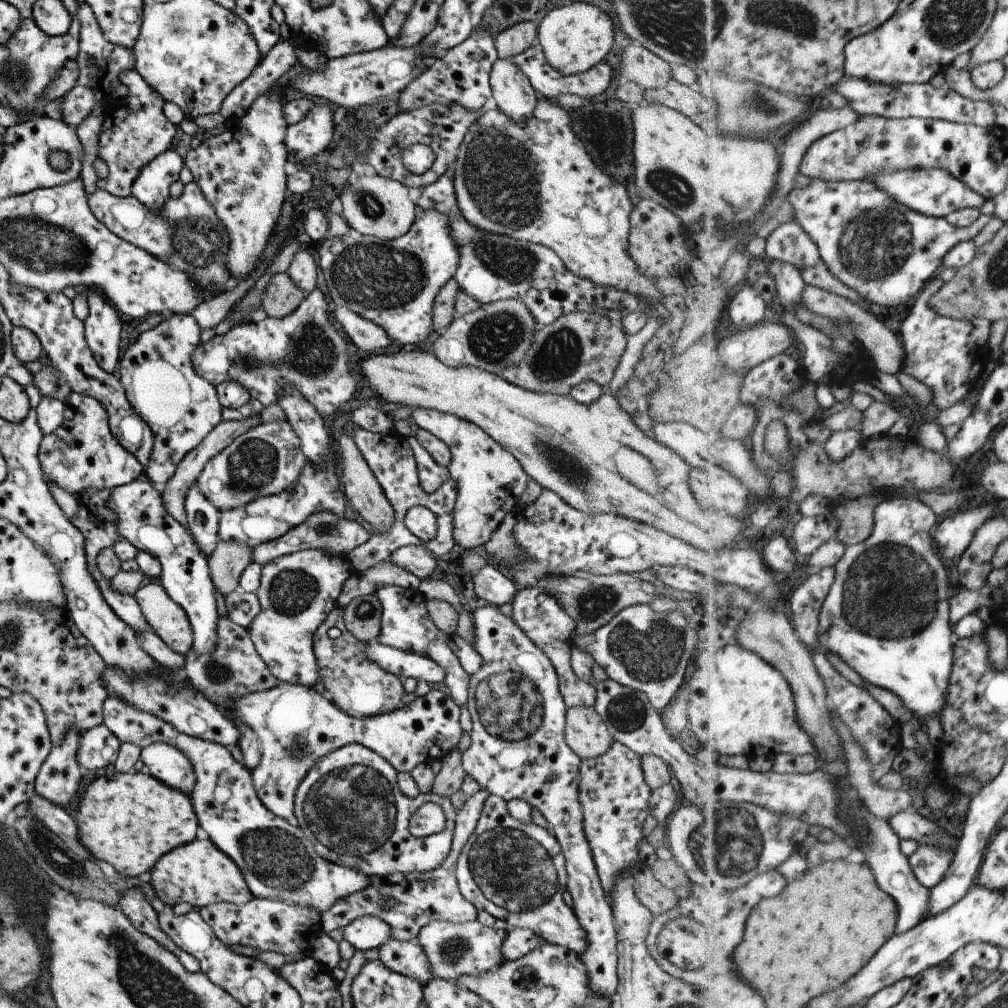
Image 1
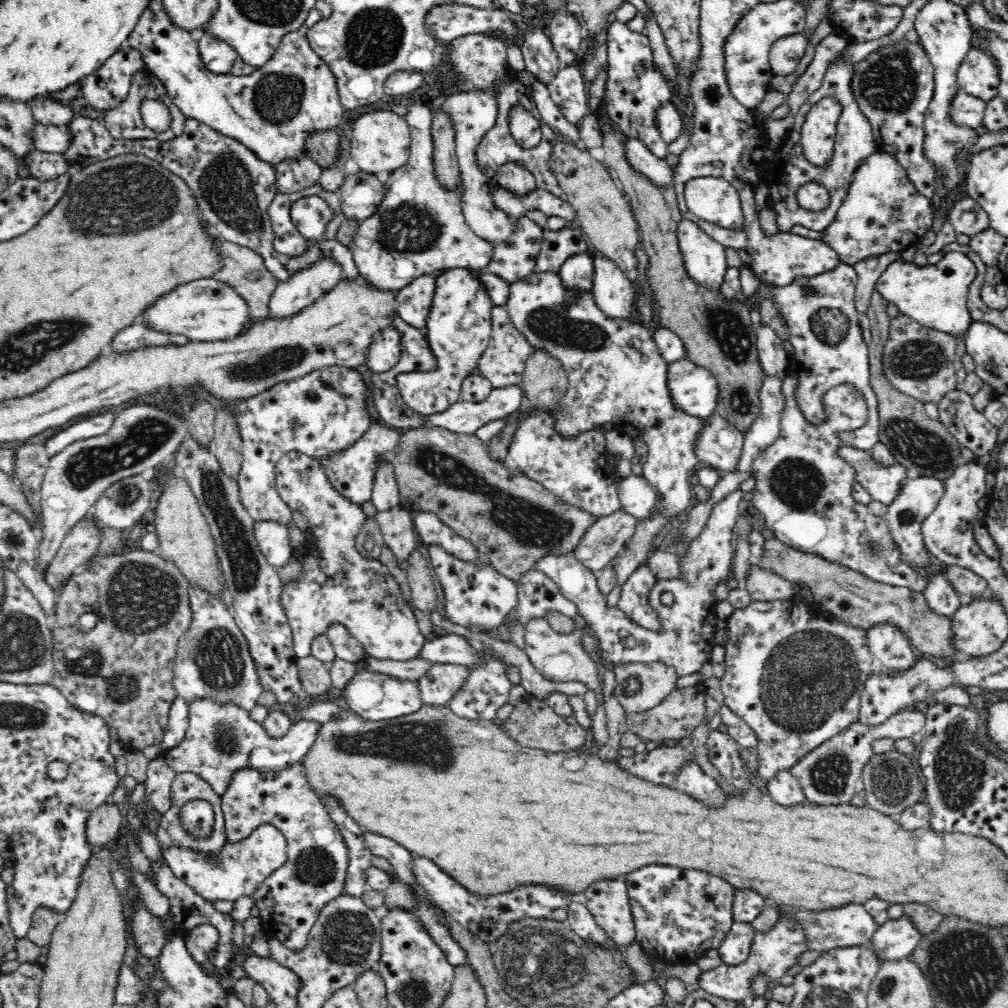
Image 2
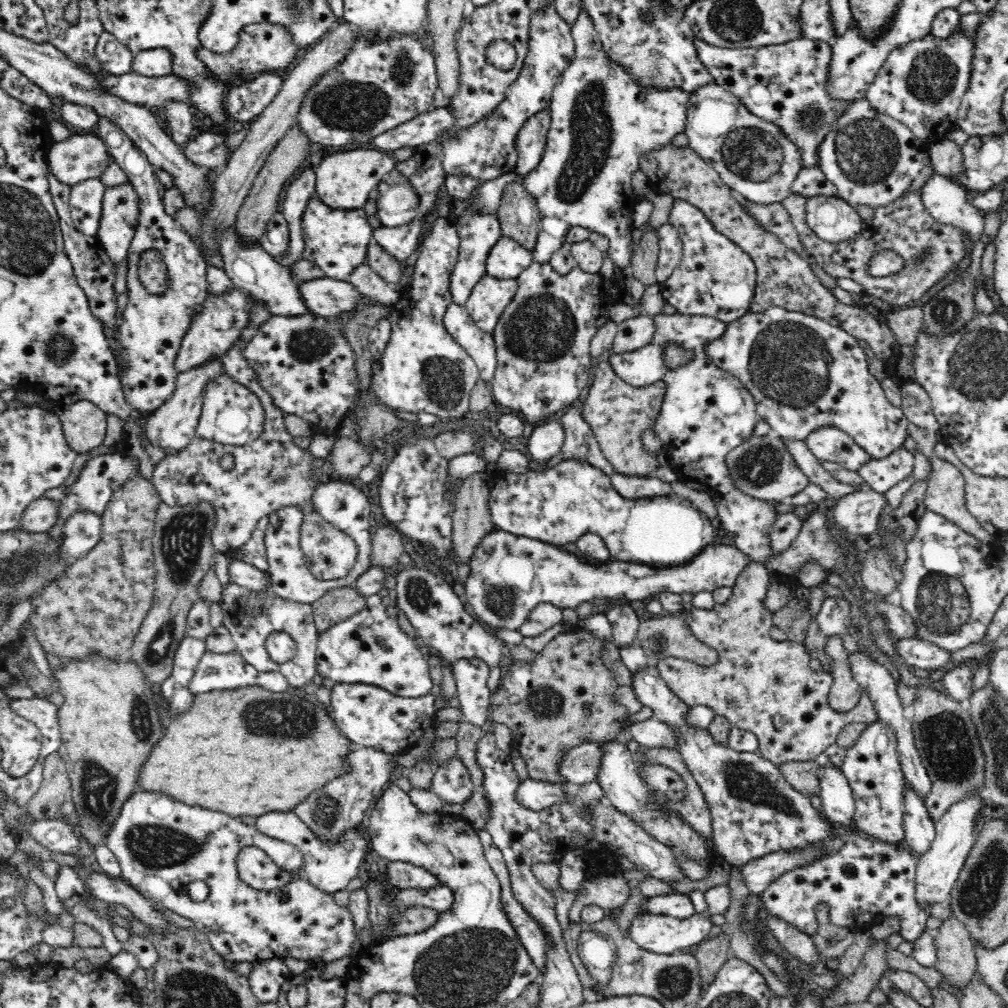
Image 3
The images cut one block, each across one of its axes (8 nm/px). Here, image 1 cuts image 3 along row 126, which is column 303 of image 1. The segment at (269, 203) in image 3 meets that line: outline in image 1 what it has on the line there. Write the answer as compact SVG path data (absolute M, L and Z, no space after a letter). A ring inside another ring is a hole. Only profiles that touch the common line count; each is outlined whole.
M284 272L276 273L268 280L260 298L261 308L266 316L280 319L291 314L305 298L305 294L290 281L289 275Z

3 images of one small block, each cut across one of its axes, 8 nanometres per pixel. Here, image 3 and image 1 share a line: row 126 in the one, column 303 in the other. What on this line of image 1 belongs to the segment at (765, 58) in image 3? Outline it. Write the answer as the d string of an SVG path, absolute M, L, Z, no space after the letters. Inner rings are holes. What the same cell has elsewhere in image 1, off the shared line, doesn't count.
M351 743L337 750L332 750L329 754L322 756L314 765L308 768L308 771L305 773L305 776L298 782L298 788L294 792L294 805L293 812L296 818L296 822L299 828L304 832L304 837L309 840L309 842L314 846L314 851L317 853L317 856L320 856L323 860L328 860L334 862L337 865L343 865L344 867L350 869L357 869L362 873L365 873L368 877L384 877L393 873L412 873L412 872L425 872L433 870L438 864L441 864L441 861L448 855L450 844L452 841L452 830L454 827L454 818L456 815L456 810L451 804L451 801L448 798L437 796L436 792L430 790L428 793L421 794L413 798L406 797L399 789L396 783L395 770L394 768L382 757L379 756L376 752L370 751L368 748L361 746L357 743ZM431 801L432 803L437 804L441 807L441 810L444 814L445 824L444 829L440 833L436 833L435 836L431 839L414 837L408 831L408 820L411 818L411 815L418 806L421 806L423 803Z

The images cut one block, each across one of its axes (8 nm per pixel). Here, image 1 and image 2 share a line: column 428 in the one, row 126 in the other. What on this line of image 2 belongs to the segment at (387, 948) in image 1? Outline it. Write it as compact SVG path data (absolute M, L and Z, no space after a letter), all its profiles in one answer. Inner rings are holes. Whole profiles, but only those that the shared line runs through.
M961 91L951 102L952 122L968 128L980 129L985 108L984 100Z

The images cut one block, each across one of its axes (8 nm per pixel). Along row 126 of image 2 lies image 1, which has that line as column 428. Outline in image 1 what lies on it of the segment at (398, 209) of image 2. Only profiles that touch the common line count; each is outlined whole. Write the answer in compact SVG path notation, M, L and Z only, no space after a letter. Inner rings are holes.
M414 408L410 414L413 426L430 432L450 450L447 463L449 478L456 484L452 508L452 539L461 548L480 551L507 512L511 512L528 477L515 457L502 449L486 432L461 417L433 409Z

